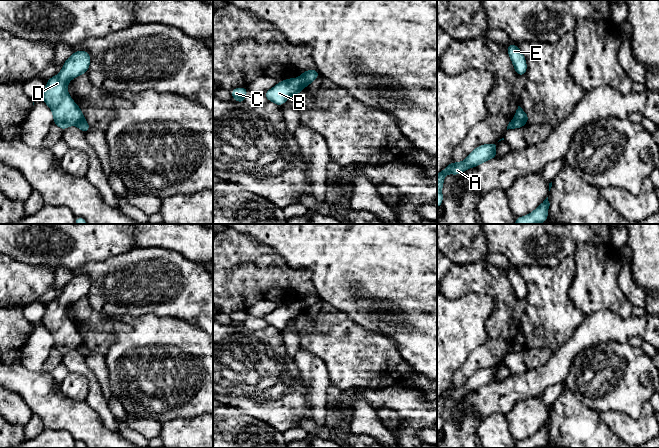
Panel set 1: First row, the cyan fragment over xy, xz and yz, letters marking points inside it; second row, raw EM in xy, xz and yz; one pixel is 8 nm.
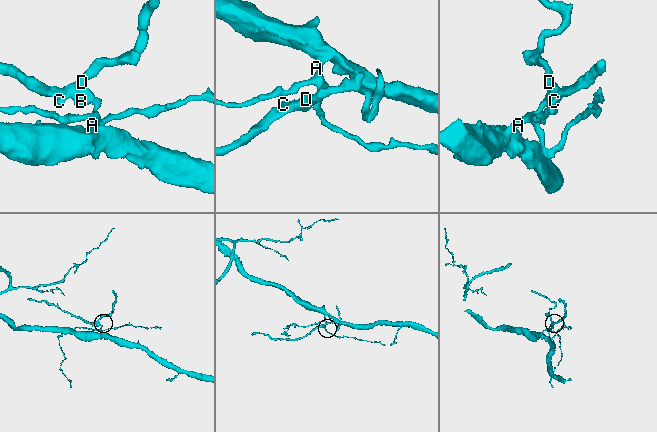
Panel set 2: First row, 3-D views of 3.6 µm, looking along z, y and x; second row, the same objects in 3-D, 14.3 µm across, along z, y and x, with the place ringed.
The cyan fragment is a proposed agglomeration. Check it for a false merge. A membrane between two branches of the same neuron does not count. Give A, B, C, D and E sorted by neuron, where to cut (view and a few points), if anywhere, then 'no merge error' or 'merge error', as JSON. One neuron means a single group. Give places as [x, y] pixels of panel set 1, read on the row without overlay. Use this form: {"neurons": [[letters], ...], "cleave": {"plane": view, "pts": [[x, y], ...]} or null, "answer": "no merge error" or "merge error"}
{"neurons": [["A"], ["B", "C", "D", "E"]], "cleave": {"plane": "yz", "pts": [[514, 341], [524, 348]]}, "answer": "merge error"}

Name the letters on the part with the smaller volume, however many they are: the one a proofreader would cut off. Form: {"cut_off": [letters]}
{"cut_off": ["B", "C", "D", "E"]}

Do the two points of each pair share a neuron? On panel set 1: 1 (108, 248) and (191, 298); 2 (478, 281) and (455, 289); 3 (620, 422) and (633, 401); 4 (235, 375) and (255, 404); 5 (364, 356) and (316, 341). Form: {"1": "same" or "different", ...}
{"1": "different", "2": "same", "3": "different", "4": "same", "5": "same"}

